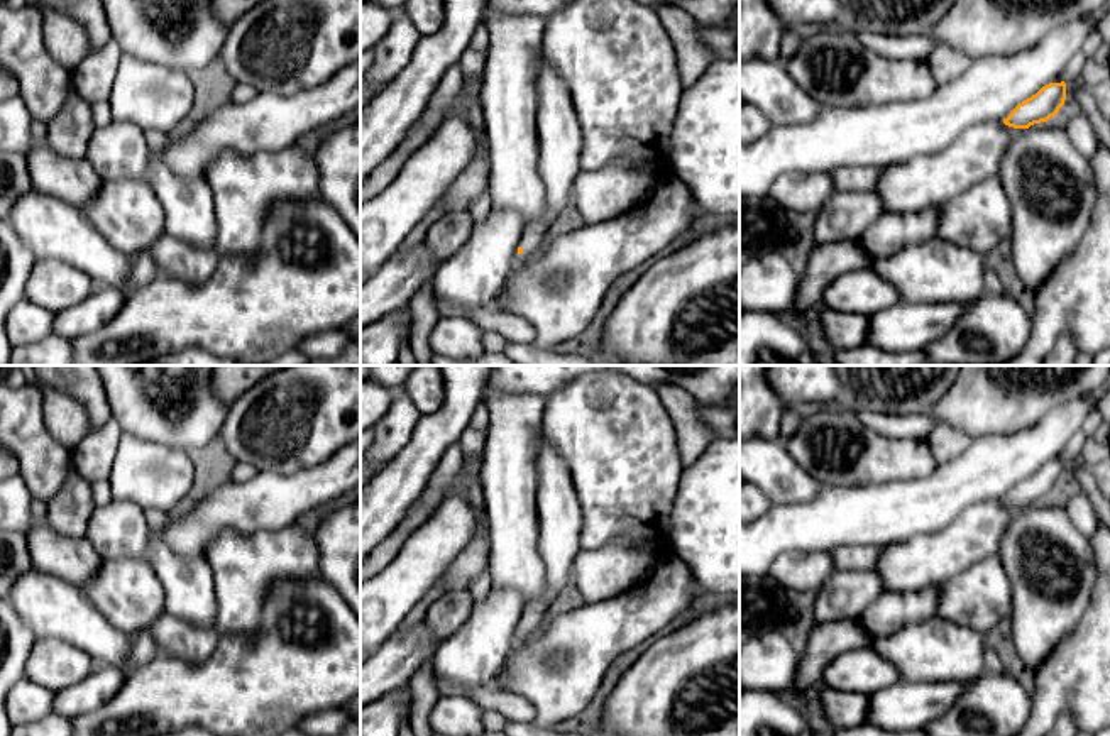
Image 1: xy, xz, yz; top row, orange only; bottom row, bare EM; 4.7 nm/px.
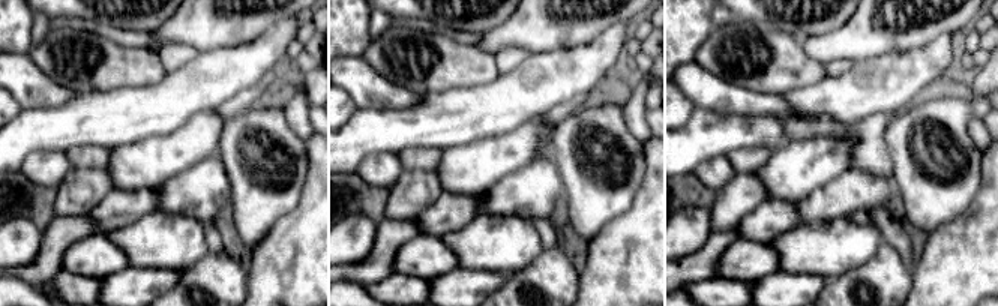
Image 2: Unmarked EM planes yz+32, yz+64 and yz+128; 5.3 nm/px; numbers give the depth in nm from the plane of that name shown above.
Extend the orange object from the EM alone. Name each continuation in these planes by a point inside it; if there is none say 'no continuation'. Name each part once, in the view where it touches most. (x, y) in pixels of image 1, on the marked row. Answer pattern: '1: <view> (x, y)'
1: xz (559, 129)

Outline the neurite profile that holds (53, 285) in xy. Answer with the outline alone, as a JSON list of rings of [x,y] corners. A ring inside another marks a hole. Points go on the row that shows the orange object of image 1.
[[[36,261],[25,286],[25,299],[52,315],[81,303],[96,289],[83,271],[61,261]]]

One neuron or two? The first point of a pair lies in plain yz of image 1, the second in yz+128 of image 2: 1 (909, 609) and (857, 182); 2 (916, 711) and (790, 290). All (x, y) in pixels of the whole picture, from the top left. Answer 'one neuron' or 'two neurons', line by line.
1: two neurons
2: one neuron

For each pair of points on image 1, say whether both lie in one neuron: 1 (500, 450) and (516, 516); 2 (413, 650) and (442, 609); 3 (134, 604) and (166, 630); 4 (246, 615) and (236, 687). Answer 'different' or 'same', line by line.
1: same
2: different
3: different
4: different

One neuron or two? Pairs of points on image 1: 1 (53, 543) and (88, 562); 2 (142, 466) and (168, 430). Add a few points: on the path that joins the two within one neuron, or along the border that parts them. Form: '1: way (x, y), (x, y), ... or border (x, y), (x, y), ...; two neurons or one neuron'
1: way (61, 552), (68, 559), (80, 562); one neuron
2: border (120, 432), (180, 447), (186, 452); two neurons

